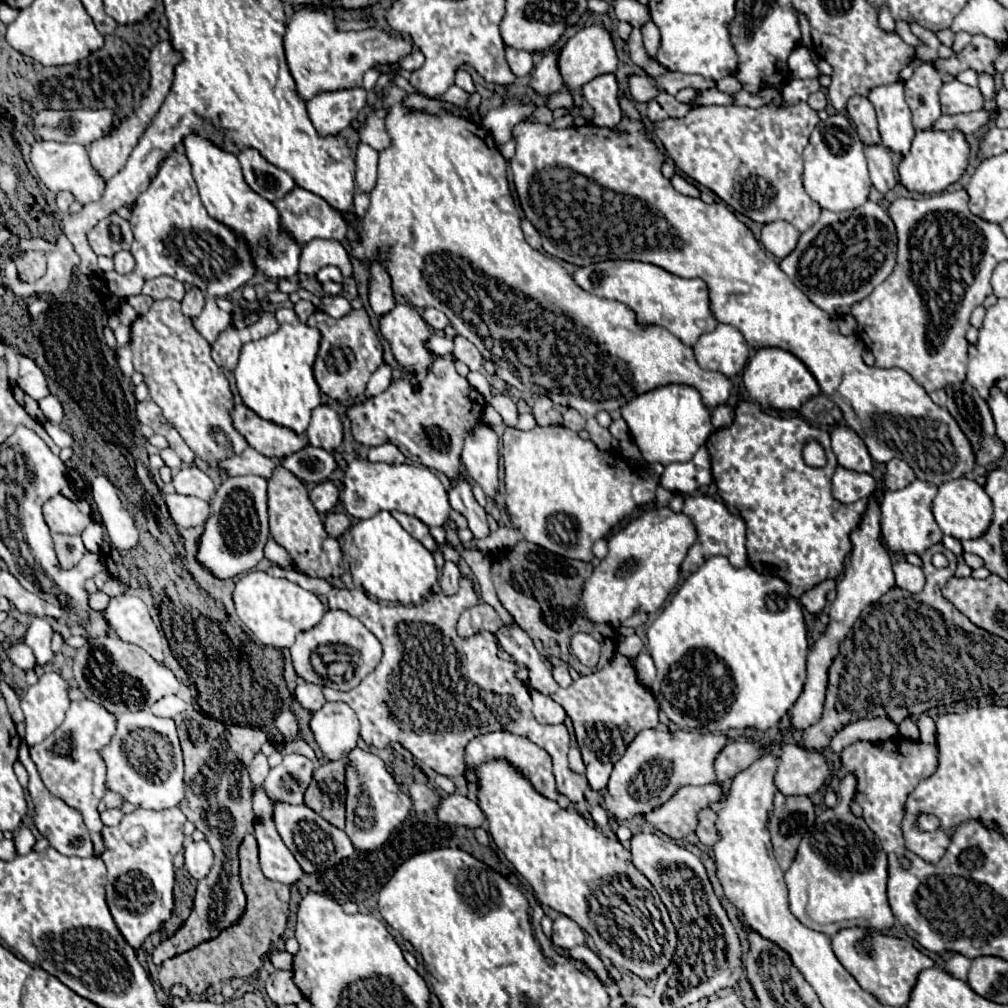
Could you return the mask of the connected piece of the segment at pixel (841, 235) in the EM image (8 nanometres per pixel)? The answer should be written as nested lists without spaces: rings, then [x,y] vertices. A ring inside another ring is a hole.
[[[867,201],[865,205],[843,213],[823,209],[819,221],[799,237],[797,249],[791,251],[779,267],[817,307],[827,311],[833,319],[839,319],[851,311],[853,303],[865,299],[875,285],[881,285],[891,275],[895,257],[895,225],[879,203]]]

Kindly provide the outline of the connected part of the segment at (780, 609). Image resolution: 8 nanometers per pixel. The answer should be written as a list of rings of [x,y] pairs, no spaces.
[[[711,557],[703,563],[703,567],[699,571],[695,571],[681,587],[679,591],[673,595],[673,599],[669,601],[669,605],[661,611],[661,615],[653,621],[653,625],[647,629],[647,641],[649,641],[649,653],[655,661],[657,667],[657,701],[661,705],[661,709],[667,713],[667,717],[679,725],[681,729],[687,729],[689,719],[693,721],[691,727],[701,727],[705,731],[711,733],[725,733],[729,729],[771,729],[775,727],[785,715],[787,711],[793,707],[793,703],[797,701],[797,697],[803,691],[805,685],[805,657],[809,651],[807,645],[807,631],[805,631],[805,621],[803,621],[803,609],[801,605],[789,595],[789,585],[779,579],[779,577],[771,577],[771,575],[759,575],[757,571],[753,571],[751,567],[743,567],[743,569],[735,569],[729,565],[729,561],[725,557]]]

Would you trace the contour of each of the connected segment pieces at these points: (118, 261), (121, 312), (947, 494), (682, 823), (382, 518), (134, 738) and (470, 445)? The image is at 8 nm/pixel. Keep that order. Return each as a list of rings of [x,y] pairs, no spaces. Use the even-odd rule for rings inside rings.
[[[117,251],[113,255],[113,261],[115,261],[115,271],[119,271],[123,275],[131,273],[133,267],[135,267],[135,259],[133,259],[133,255],[129,251]]]
[[[124,300],[119,307],[117,316],[122,324],[130,326],[131,323],[133,323],[133,321],[138,317],[138,314],[133,307],[131,307],[128,301]]]
[[[961,477],[961,479],[953,479],[953,481],[939,485],[939,493],[933,501],[933,515],[945,535],[951,535],[959,541],[979,539],[987,531],[987,527],[991,525],[993,505],[991,505],[989,495],[985,493],[985,489],[977,481]]]
[[[709,783],[701,787],[683,787],[679,789],[663,807],[651,811],[647,817],[659,831],[671,839],[683,839],[695,831],[697,815],[703,807],[719,801],[723,787],[719,783]]]
[[[381,511],[371,519],[355,523],[343,535],[343,555],[349,561],[353,581],[361,583],[367,595],[391,603],[421,601],[437,583],[437,567],[433,555],[413,539],[389,511]]]
[[[149,711],[123,713],[117,717],[117,731],[101,751],[103,761],[107,763],[107,787],[137,805],[139,809],[169,809],[181,803],[185,797],[183,789],[183,757],[175,731],[173,719],[155,717]],[[151,731],[157,733],[157,739],[151,739]],[[151,747],[155,757],[151,755]]]
[[[479,423],[479,427],[475,427],[471,435],[467,435],[461,461],[469,477],[481,485],[481,489],[487,493],[489,499],[493,499],[499,485],[499,477],[497,477],[499,437],[489,425]]]

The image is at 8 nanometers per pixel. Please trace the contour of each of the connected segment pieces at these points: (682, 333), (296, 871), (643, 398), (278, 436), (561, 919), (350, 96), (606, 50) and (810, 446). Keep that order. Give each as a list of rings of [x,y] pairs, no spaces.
[[[603,261],[589,267],[579,267],[573,275],[575,283],[605,299],[615,299],[629,305],[641,323],[655,323],[669,329],[681,343],[693,347],[703,333],[709,333],[717,327],[717,319],[711,311],[707,283],[703,279],[683,279],[657,265],[641,261]]]
[[[259,819],[255,823],[255,839],[259,843],[261,871],[267,879],[293,885],[303,877],[303,869],[299,867],[287,845],[281,841],[271,819]]]
[[[665,385],[637,395],[621,409],[621,413],[629,425],[633,441],[637,443],[647,463],[685,463],[713,433],[709,411],[701,401],[699,391],[687,385]]]
[[[235,405],[231,417],[235,429],[247,439],[247,443],[271,459],[285,459],[287,455],[307,447],[307,439],[303,435],[295,435],[293,431],[287,431],[287,427],[259,419],[259,415],[245,405]]]
[[[559,915],[559,917],[553,921],[551,941],[553,941],[553,945],[557,945],[557,947],[573,949],[573,947],[585,943],[585,935],[583,935],[583,929],[581,929],[575,921],[571,921],[571,919],[565,917],[565,915]]]
[[[363,87],[321,93],[307,101],[307,113],[319,135],[337,135],[359,115],[365,107],[367,91]]]
[[[591,25],[591,27],[581,27],[581,31],[577,31],[575,35],[571,35],[565,45],[559,51],[557,57],[557,65],[559,65],[559,73],[565,81],[565,85],[571,91],[581,89],[585,83],[589,83],[591,79],[603,75],[603,73],[613,73],[617,69],[617,55],[615,55],[615,47],[611,41],[611,35],[607,33],[605,27],[599,25]]]
[[[807,443],[805,449],[803,449],[803,457],[805,457],[805,463],[811,465],[811,467],[823,467],[827,461],[825,461],[825,453],[823,453],[823,447],[819,443]]]

